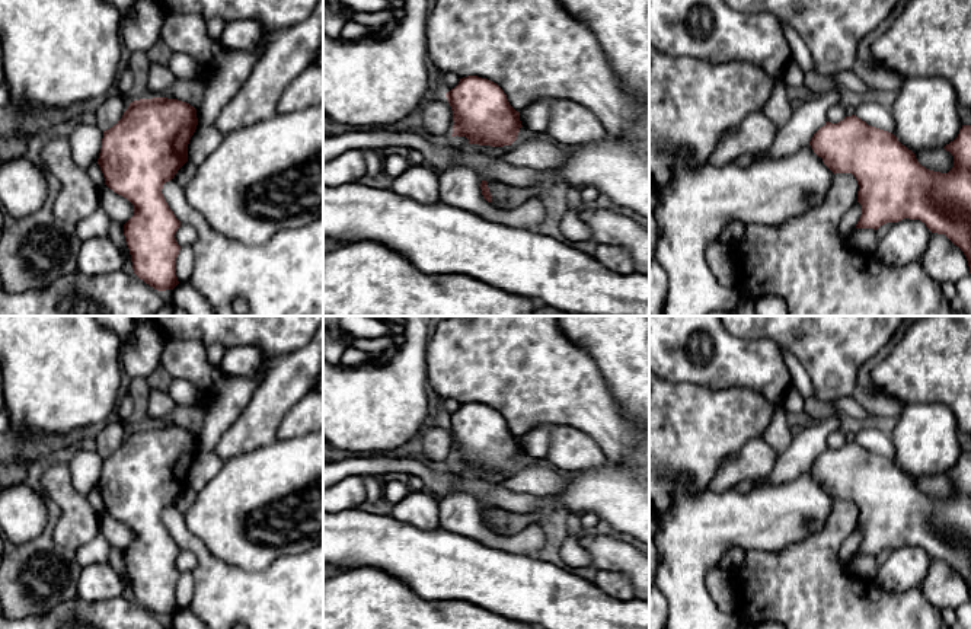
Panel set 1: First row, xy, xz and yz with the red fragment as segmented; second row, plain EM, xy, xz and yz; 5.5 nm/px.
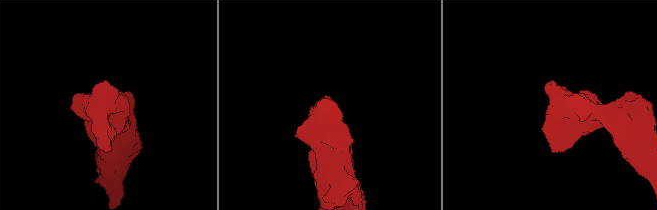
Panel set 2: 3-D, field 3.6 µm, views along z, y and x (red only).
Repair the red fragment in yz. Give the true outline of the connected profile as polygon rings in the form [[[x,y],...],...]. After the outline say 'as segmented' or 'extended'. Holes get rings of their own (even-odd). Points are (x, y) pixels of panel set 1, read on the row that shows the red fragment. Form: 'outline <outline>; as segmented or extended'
outline [[[856,115],[837,124],[827,121],[809,146],[834,175],[852,173],[856,178],[857,202],[862,205],[856,229],[878,230],[904,218],[920,220],[932,233],[945,234],[964,252],[971,274],[971,125],[962,125],[958,137],[943,147],[954,156],[954,167],[948,173],[926,169],[894,134],[868,125]]]; as segmented

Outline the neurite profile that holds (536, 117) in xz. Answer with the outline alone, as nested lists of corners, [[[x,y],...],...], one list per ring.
[[[547,100],[536,102],[520,112],[521,125],[527,130],[542,134],[546,132],[550,122],[550,105]]]

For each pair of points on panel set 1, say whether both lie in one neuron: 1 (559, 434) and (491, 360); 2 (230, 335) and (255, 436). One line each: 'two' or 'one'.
1: two
2: two

